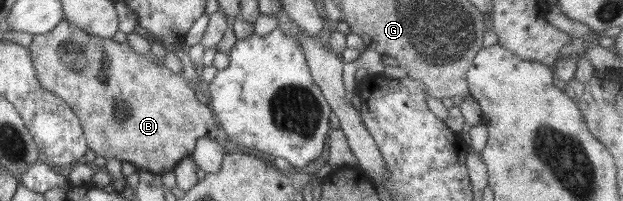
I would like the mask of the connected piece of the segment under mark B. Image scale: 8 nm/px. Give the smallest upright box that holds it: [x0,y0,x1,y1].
[28,20,219,175]

